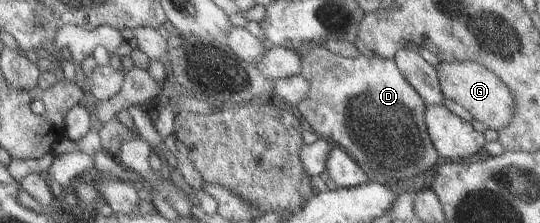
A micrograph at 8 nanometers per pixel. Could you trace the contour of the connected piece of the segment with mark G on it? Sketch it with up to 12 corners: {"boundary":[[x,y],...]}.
{"boundary":[[471,61],[433,69],[442,97],[495,132],[509,123],[513,97]]}

